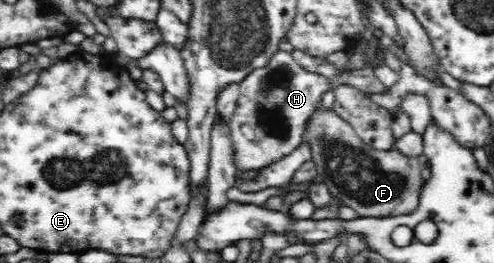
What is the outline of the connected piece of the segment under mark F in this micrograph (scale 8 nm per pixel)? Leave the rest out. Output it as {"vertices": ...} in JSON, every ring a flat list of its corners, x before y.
{"vertices":[[324,107,315,111,307,124,304,142,311,143,313,147,312,160,330,195,355,210,359,217,411,214,419,206,419,193,426,181,421,176,423,167,417,158,406,157,394,148,383,152,364,144,335,111]]}

